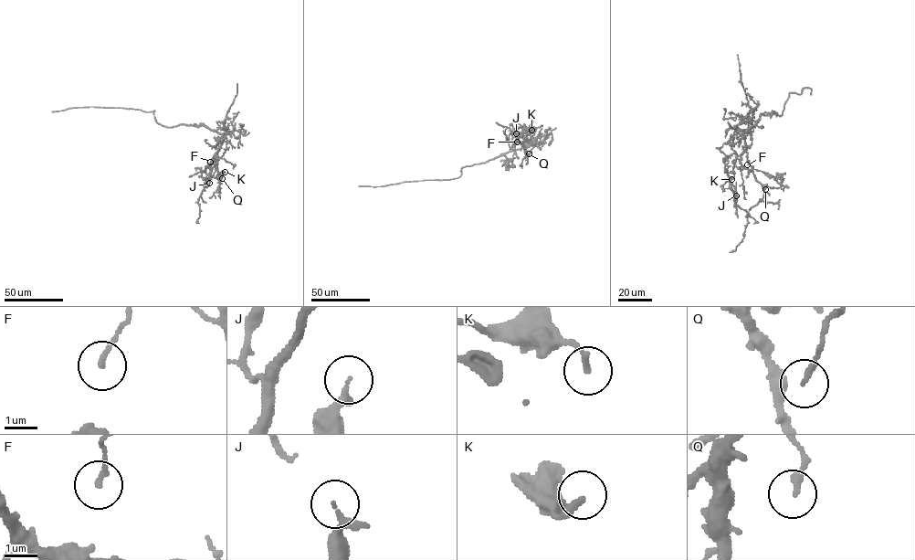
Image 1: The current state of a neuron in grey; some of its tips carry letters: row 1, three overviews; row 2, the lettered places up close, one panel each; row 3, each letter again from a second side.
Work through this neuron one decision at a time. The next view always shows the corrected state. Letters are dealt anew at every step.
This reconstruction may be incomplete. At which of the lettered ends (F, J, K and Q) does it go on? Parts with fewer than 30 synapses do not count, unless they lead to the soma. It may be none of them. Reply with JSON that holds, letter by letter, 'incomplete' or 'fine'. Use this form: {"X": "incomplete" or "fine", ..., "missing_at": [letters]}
{"F": "fine", "J": "fine", "K": "fine", "Q": "fine", "missing_at": []}

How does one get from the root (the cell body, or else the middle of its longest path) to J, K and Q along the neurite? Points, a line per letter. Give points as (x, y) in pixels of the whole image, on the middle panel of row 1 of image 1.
J: (498, 157), (530, 144), (530, 139), (525, 140), (521, 135), (524, 125), (512, 132), (516, 133)
K: (498, 157), (528, 146), (531, 140), (521, 135), (523, 126), (531, 130)
Q: (498, 157), (528, 146), (530, 139), (521, 142), (529, 153)

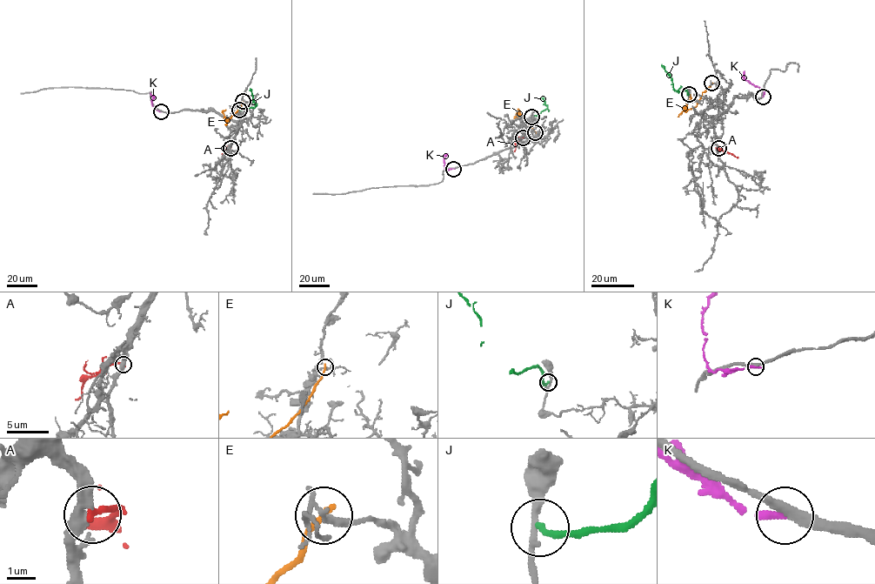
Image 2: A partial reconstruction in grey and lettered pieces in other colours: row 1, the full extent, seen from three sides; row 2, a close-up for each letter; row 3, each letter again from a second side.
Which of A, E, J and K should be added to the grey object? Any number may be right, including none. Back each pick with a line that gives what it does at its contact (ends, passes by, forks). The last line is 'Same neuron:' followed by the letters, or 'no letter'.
A: It ends there
Same neuron: A

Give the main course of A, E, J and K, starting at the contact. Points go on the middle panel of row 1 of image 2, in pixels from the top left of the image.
A: (523, 137), (517, 143), (514, 151)
E: (536, 132), (517, 114), (515, 117), (517, 117)
J: (531, 117), (547, 107), (543, 97)
K: (453, 169), (444, 168), (446, 155), (443, 156)

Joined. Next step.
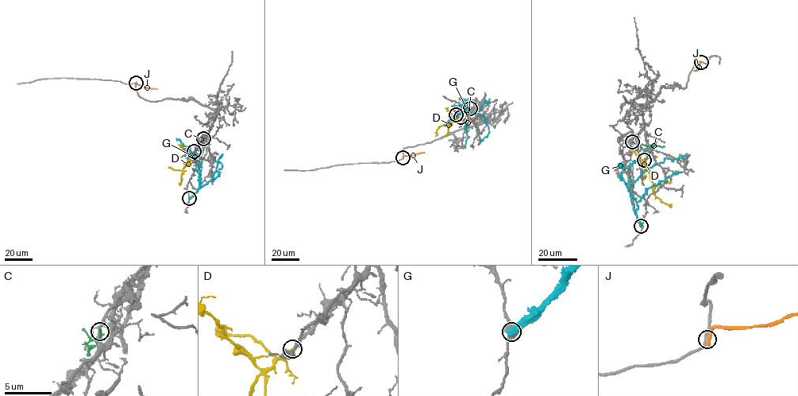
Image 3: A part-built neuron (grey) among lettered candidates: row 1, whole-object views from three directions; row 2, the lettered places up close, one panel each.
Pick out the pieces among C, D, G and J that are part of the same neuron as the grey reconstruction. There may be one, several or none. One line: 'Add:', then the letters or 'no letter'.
Add: D

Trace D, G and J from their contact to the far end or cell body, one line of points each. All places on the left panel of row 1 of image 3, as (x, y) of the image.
D: (194, 151), (189, 155), (182, 170), (168, 167)
G: (189, 199), (200, 182), (202, 160), (198, 155), (201, 151), (196, 149)
J: (136, 82), (157, 89)

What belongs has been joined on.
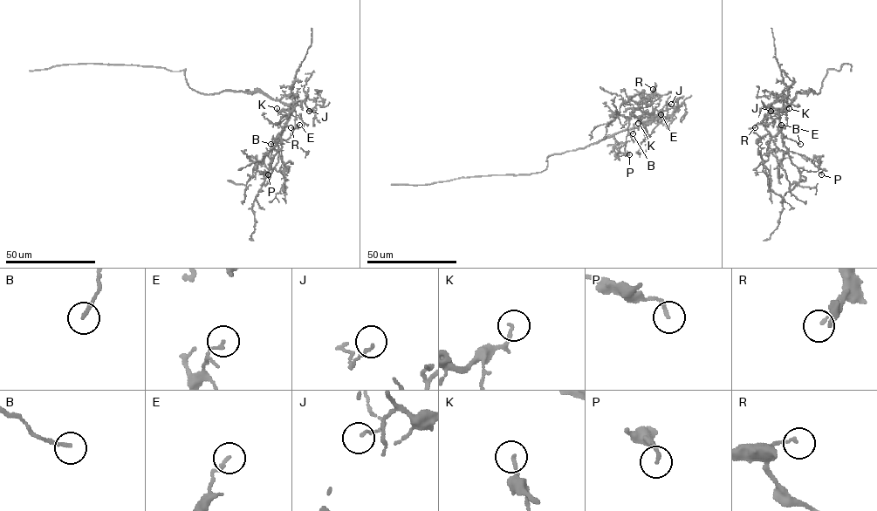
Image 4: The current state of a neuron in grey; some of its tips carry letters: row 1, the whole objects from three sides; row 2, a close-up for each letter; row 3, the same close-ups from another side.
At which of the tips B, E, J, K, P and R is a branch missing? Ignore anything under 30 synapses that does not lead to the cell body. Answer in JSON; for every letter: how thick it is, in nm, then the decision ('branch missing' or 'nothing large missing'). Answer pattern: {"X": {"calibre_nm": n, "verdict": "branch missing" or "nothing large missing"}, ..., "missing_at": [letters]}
{"B": {"calibre_nm": 140, "verdict": "branch missing"}, "E": {"calibre_nm": 140, "verdict": "nothing large missing"}, "J": {"calibre_nm": 120, "verdict": "nothing large missing"}, "K": {"calibre_nm": 120, "verdict": "nothing large missing"}, "P": {"calibre_nm": 150, "verdict": "nothing large missing"}, "R": {"calibre_nm": 120, "verdict": "nothing large missing"}, "missing_at": ["B"]}

